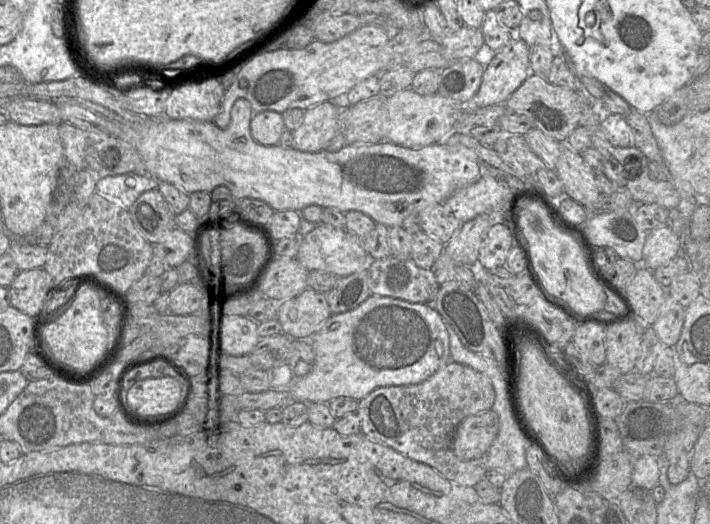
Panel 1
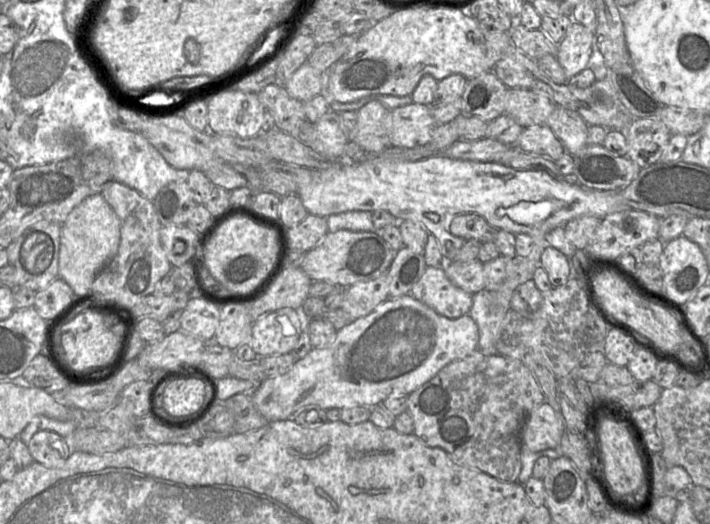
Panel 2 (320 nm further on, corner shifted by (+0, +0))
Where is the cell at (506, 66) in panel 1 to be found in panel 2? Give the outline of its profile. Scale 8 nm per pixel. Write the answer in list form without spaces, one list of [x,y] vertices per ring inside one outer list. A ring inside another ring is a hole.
[[[573,22],[558,45],[556,59],[567,78],[587,68],[594,45],[595,33]]]

